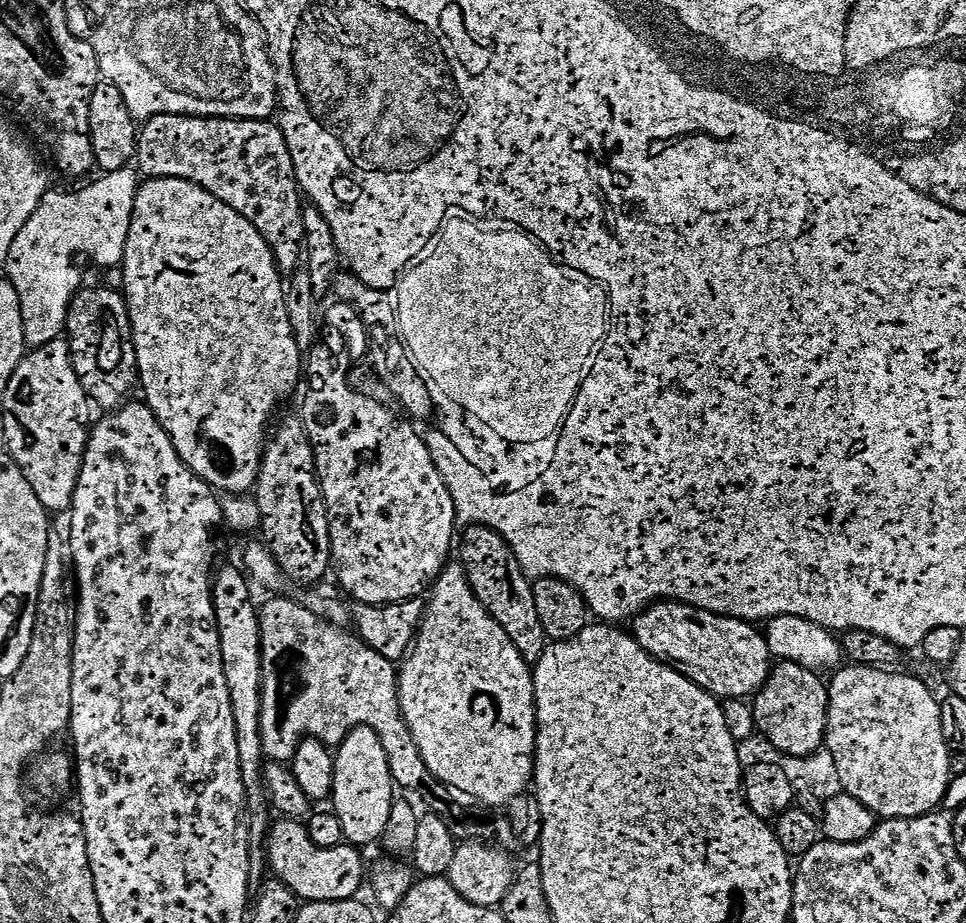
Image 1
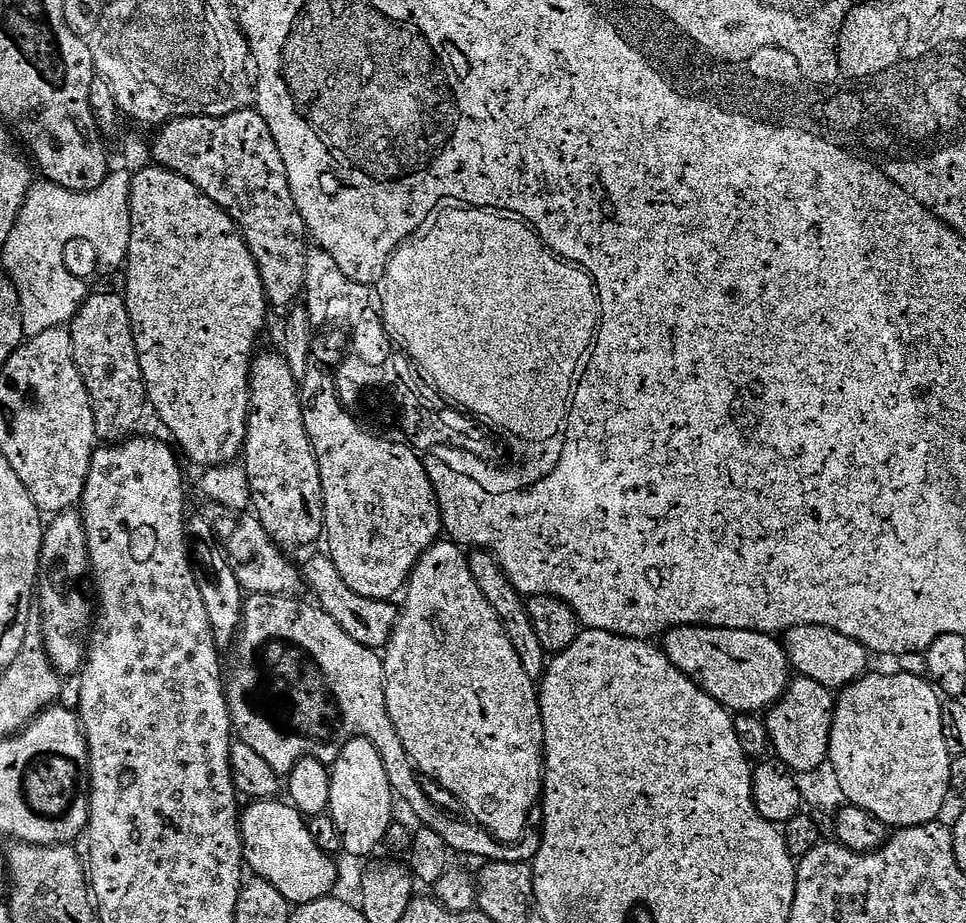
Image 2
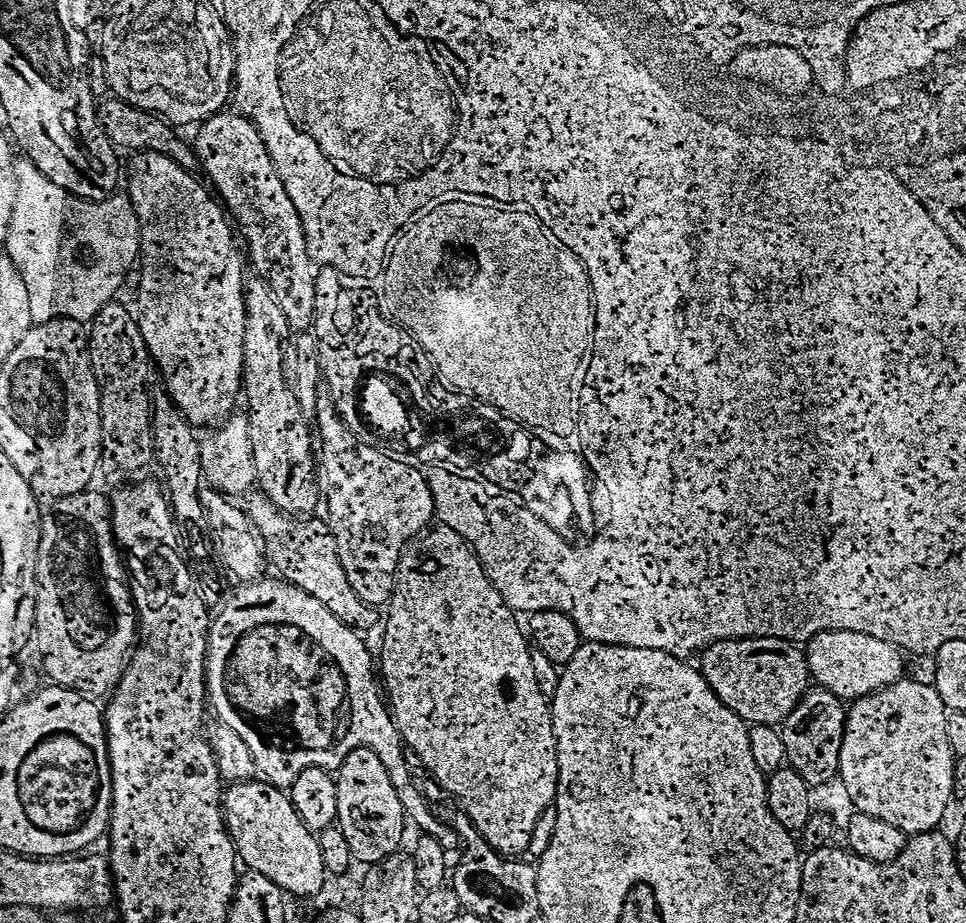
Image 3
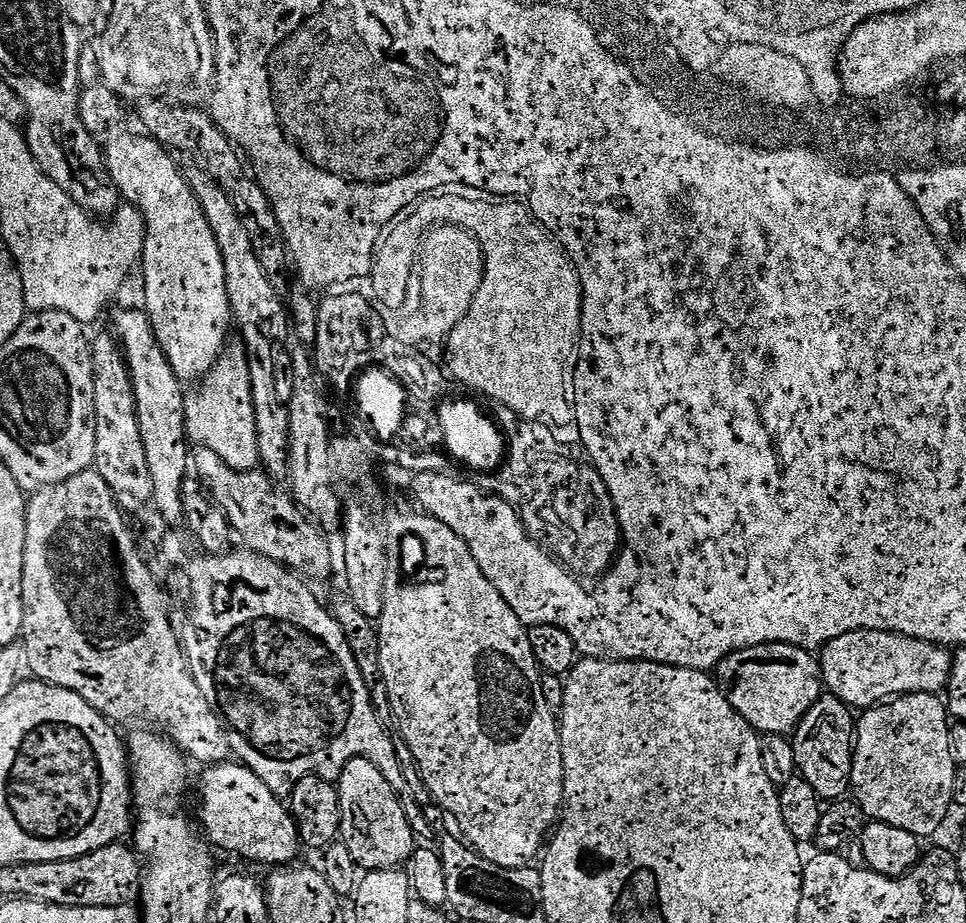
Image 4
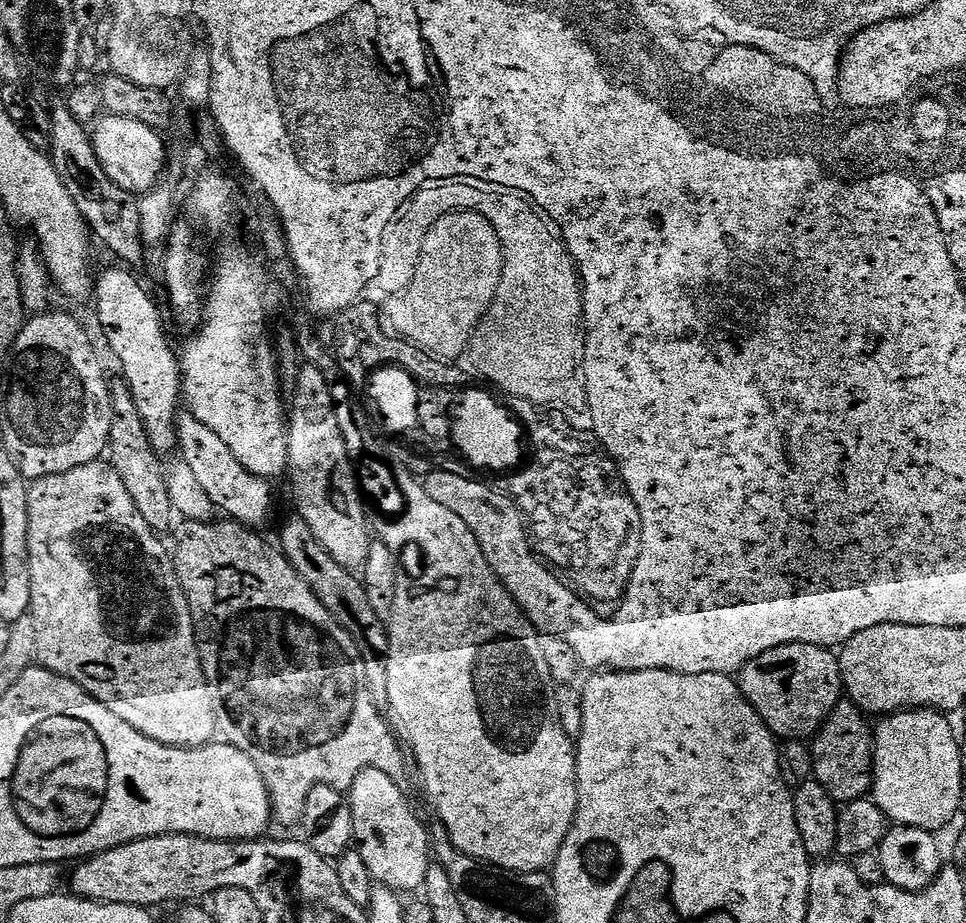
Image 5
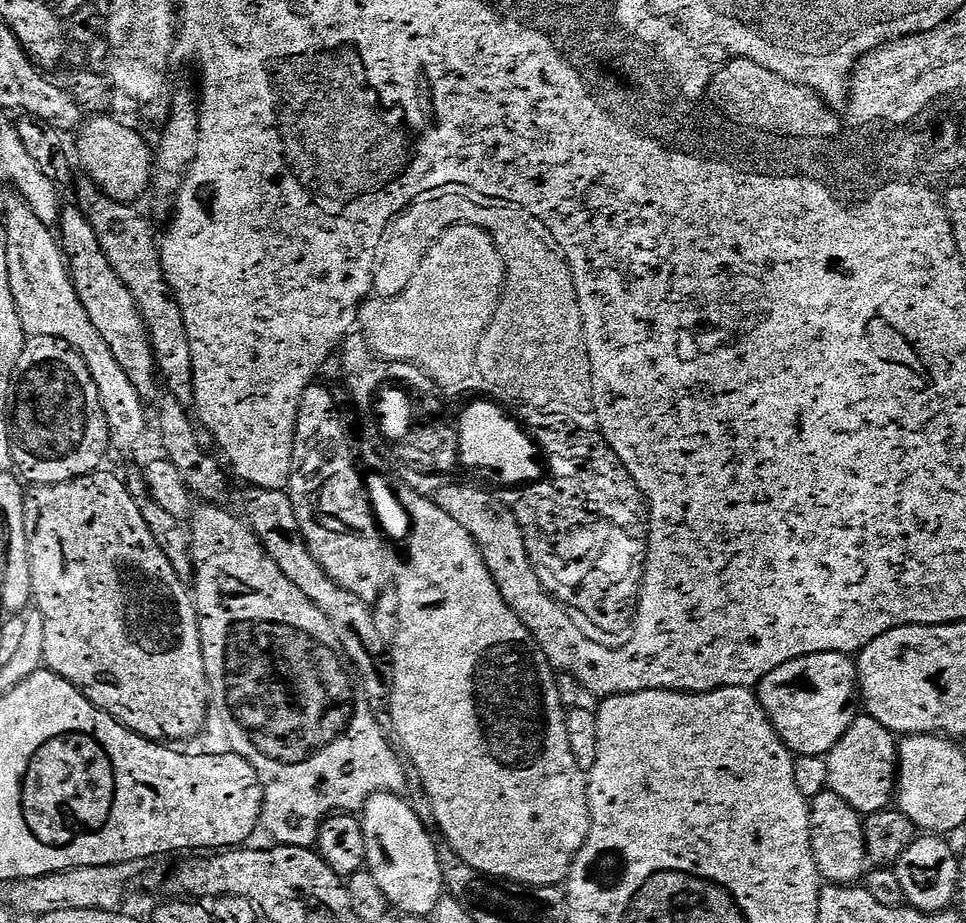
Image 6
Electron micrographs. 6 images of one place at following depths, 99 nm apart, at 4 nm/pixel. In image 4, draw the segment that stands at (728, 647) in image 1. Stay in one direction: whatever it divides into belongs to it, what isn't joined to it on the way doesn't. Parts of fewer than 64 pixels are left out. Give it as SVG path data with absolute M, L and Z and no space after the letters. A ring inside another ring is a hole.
M763 644L732 652L718 666L718 683L730 706L761 734L792 734L825 691L819 659L793 644Z

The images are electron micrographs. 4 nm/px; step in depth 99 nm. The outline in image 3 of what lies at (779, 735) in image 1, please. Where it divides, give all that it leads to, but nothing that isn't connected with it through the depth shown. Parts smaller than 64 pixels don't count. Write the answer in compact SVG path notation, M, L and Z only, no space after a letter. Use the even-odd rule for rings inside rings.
M813 687L800 705L784 719L782 733L787 763L809 786L831 784L840 775L844 727L848 721L845 701L830 694L827 688Z

